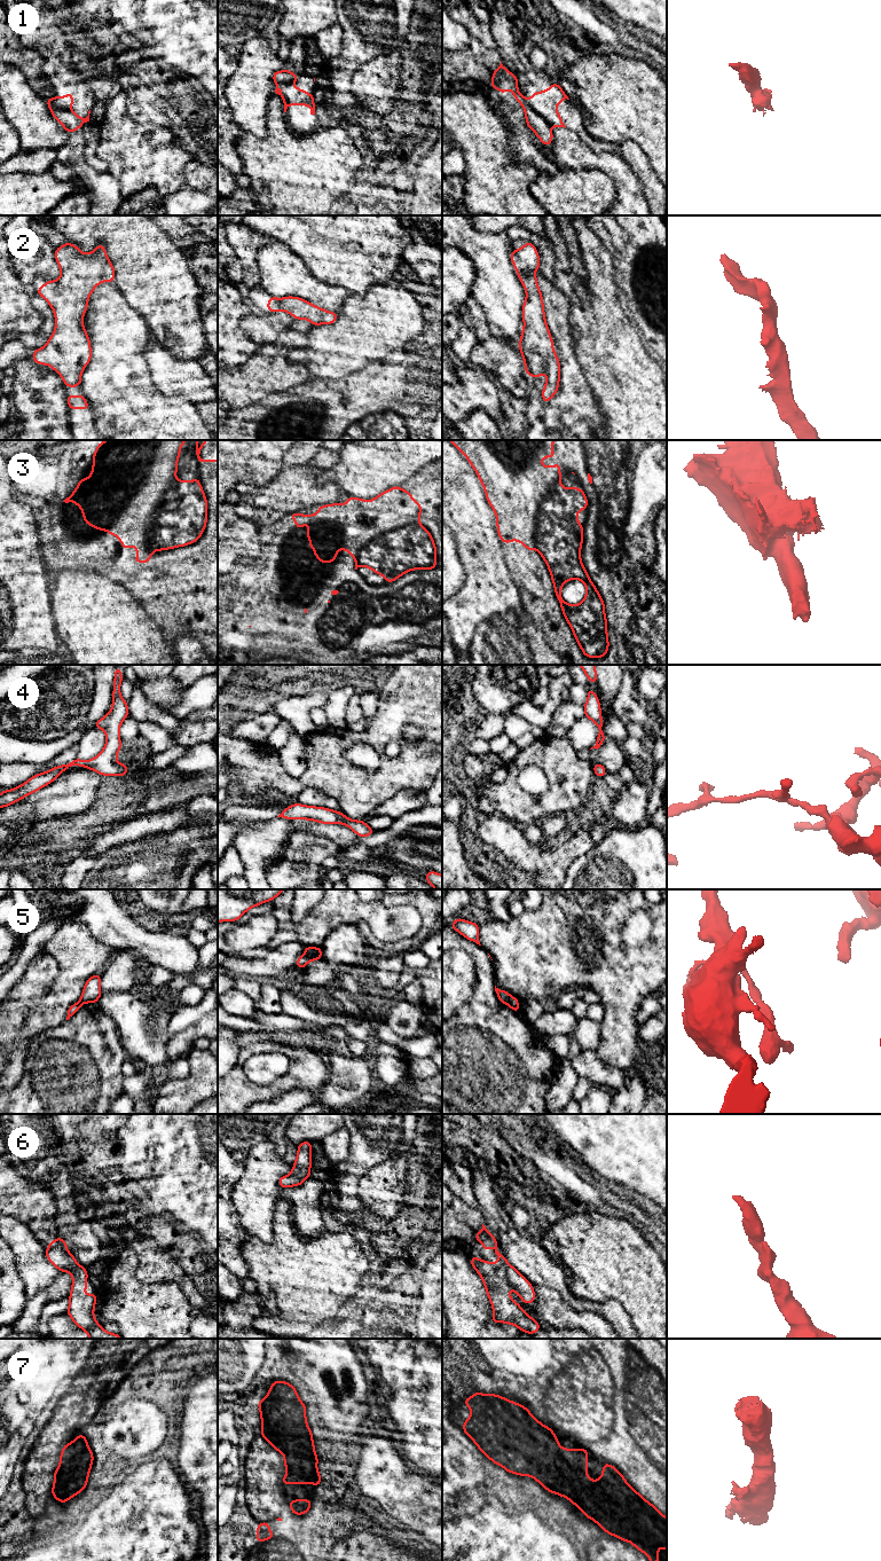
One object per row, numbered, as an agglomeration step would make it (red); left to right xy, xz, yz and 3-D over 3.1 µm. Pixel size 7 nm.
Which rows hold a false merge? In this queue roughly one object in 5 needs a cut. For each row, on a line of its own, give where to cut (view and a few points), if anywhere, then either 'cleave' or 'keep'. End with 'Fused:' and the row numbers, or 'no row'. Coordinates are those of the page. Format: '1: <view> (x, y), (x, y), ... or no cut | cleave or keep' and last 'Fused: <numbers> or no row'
1: yz (525, 99), (550, 126) | cleave
2: no cut | keep
3: xz (418, 524), (407, 524), (376, 536), (359, 554), (358, 565) | cleave
4: no cut | keep
5: no cut | keep
6: no cut | keep
7: no cut | keep
Fused: 1, 3

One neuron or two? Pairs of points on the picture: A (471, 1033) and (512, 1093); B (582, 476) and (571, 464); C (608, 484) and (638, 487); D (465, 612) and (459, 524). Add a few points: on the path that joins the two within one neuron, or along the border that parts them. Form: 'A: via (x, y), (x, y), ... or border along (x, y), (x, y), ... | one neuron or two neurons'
A: via (485, 1048), (486, 1067), (497, 1079) | one neuron
B: via (580, 473), (573, 467) | one neuron
C: border along (629, 484), (629, 508), (626, 512) | two neurons
D: via (474, 590), (477, 581), (476, 546) | one neuron

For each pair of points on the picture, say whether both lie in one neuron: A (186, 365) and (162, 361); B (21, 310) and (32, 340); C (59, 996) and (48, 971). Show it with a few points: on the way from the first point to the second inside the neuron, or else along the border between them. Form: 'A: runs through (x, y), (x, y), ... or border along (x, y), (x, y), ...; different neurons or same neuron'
A: runs through (180, 368), (171, 370), (167, 367); same neuron
B: border along (33, 306), (42, 324), (20, 334); different neurons
C: border along (52, 955), (57, 964), (57, 975), (41, 994); different neurons

